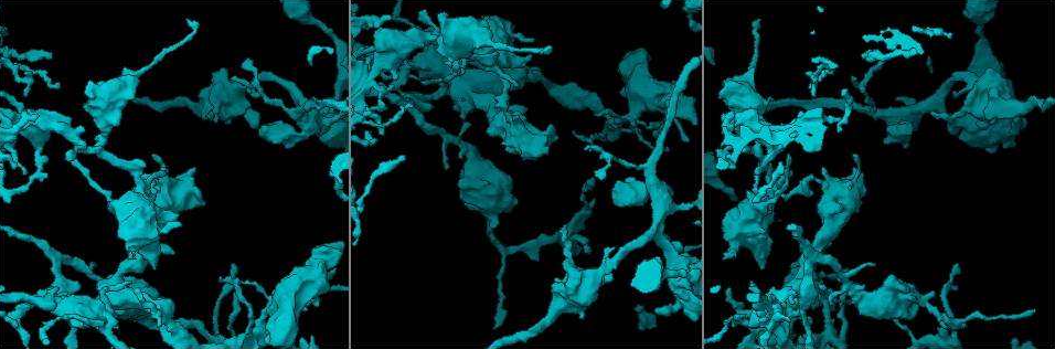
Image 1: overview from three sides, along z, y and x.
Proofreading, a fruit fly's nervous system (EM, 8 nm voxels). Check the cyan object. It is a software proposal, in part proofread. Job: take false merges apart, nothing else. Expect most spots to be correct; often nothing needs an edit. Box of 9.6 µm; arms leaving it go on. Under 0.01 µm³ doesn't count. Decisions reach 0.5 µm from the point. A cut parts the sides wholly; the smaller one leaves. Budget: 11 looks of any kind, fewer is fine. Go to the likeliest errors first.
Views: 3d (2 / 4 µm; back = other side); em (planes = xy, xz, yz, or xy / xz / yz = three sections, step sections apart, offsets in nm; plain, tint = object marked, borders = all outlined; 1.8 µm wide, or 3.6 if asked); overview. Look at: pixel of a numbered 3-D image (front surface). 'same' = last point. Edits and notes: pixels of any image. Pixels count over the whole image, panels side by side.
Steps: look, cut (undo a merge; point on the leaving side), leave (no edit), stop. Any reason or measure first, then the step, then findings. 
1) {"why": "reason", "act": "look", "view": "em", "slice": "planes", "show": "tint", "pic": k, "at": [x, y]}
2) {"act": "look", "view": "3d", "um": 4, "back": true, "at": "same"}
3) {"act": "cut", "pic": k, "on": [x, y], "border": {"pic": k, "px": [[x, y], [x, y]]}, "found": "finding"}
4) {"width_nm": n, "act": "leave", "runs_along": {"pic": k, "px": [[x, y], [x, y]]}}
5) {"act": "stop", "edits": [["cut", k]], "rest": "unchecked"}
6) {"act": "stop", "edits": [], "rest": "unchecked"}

{"why": "two arms at a narrow angle", "act": "look", "view": "em", "slice": "planes", "show": "tint", "pic": 1, "at": [442, 73]}

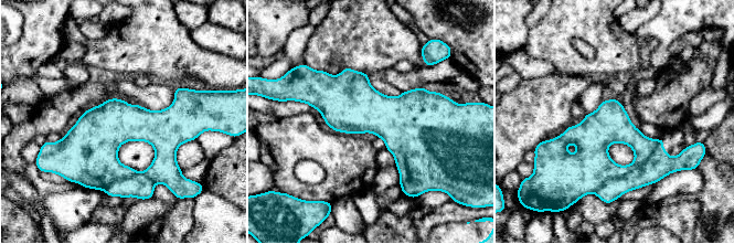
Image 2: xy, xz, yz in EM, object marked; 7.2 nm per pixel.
{"act": "cut", "pic": 2, "on": [597, 167], "border": {"pic": 2, "px": [[659, 140], [641, 165], [594, 192]]}, "found": "two cells meet here"}

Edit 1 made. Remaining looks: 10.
{"act": "look", "view": "overview"}

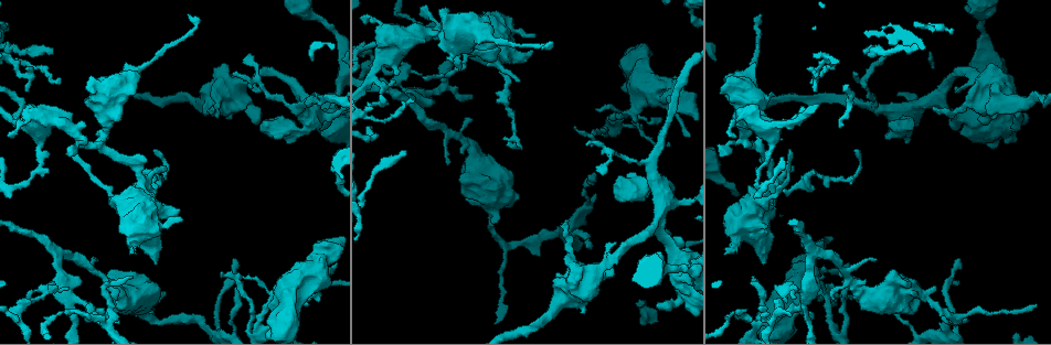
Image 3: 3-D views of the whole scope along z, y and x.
{"why": "sharp bend", "act": "look", "view": "em", "um": 3.6, "slice": "xz", "step": 8, "show": "tint", "pic": 3, "at": [790, 123]}

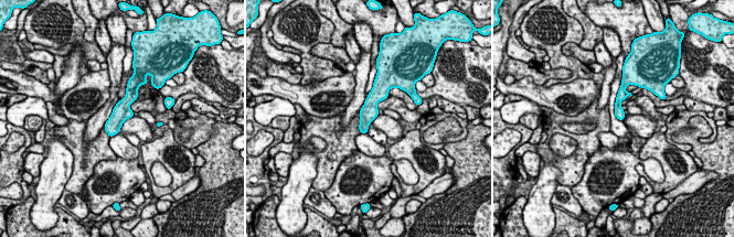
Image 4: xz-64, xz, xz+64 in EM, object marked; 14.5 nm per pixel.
{"act": "leave", "runs_along": {"pic": 4, "px": [[131, 85], [131, 95], [110, 132]]}, "found": "one cell here"}

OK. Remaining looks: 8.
{"why": "four arms meet", "act": "look", "view": "em", "slice": "xy", "step": 4, "show": "tint", "pic": 3, "at": [304, 114]}

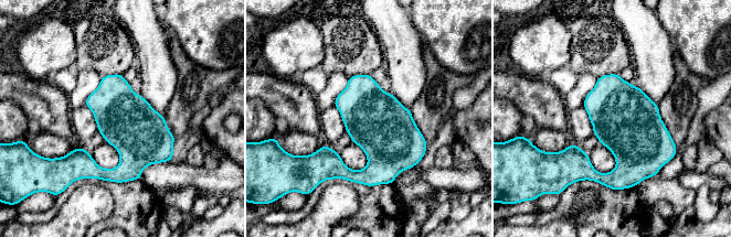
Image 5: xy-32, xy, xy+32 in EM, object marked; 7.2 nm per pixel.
{"why": "another direction", "act": "look", "view": "em", "slice": "planes", "show": "tint", "at": "same"}

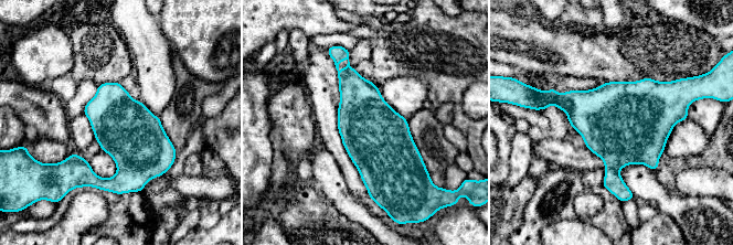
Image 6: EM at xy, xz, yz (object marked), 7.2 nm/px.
{"act": "leave", "found": "all the same cell"}

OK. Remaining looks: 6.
{"act": "stop", "edits": [["cut", 2]], "rest": "unchecked"}

